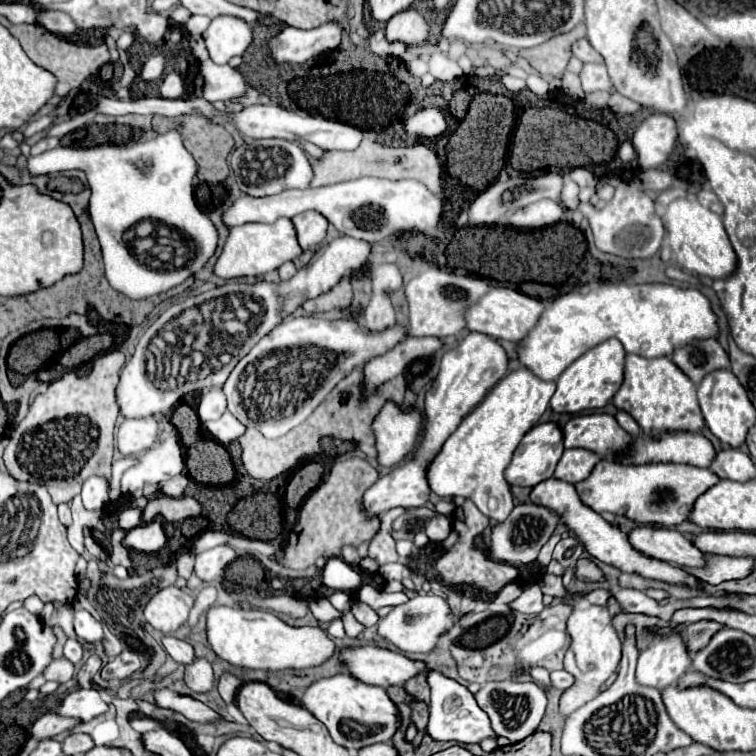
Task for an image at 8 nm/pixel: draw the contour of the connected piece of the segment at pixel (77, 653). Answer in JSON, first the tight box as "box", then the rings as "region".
{"box":[64,640,82,664],"region":[[[68,640],[64,646],[64,658],[68,658],[72,664],[78,664],[82,660],[82,646],[78,640]]]}

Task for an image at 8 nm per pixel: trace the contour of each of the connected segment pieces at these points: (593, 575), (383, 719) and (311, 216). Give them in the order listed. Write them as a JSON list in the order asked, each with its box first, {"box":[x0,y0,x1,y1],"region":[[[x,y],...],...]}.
[{"box":[576,560,602,582],"region":[[[578,560],[578,564],[576,564],[576,576],[584,578],[584,580],[590,580],[590,582],[602,580],[602,572],[590,560]]]},{"box":[302,672,400,750],"region":[[[348,672],[310,684],[302,696],[302,706],[326,726],[336,744],[348,750],[360,750],[362,746],[376,742],[390,742],[392,734],[400,726],[398,710],[388,698],[386,690],[380,686],[366,686],[354,680]]]},{"box":[292,212,328,252],"region":[[[318,212],[298,214],[292,218],[292,224],[296,228],[296,236],[298,236],[298,244],[300,244],[302,252],[316,248],[326,238],[328,222]]]}]

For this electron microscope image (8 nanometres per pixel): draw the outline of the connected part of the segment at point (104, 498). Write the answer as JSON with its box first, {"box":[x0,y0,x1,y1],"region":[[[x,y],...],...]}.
{"box":[82,476,108,510],"region":[[[92,476],[82,486],[82,504],[86,510],[100,510],[108,502],[108,482]]]}

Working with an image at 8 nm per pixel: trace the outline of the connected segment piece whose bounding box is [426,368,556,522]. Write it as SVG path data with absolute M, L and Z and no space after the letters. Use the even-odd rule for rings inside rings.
M520 368L502 378L486 398L460 422L454 434L444 442L440 452L428 464L426 480L434 494L440 498L470 498L482 514L492 518L492 522L502 522L514 502L510 494L510 486L504 480L504 468L512 460L512 452L520 444L522 436L538 424L540 416L548 408L548 402L556 390L556 382L544 382L536 378L532 372ZM494 496L498 498L496 512L488 510L486 500Z

